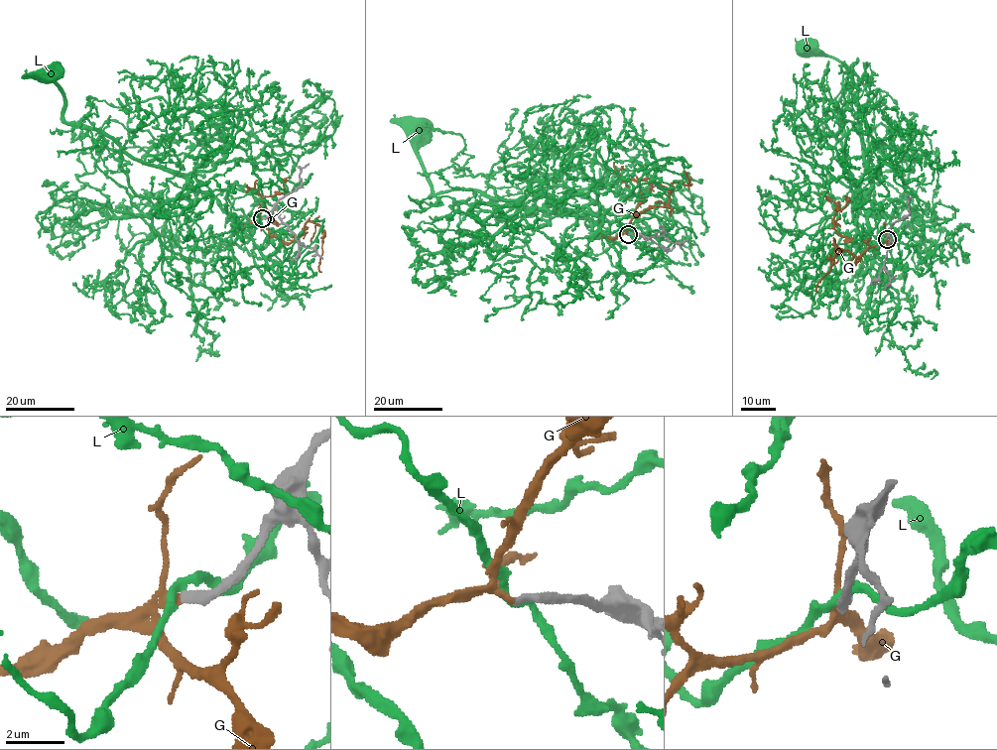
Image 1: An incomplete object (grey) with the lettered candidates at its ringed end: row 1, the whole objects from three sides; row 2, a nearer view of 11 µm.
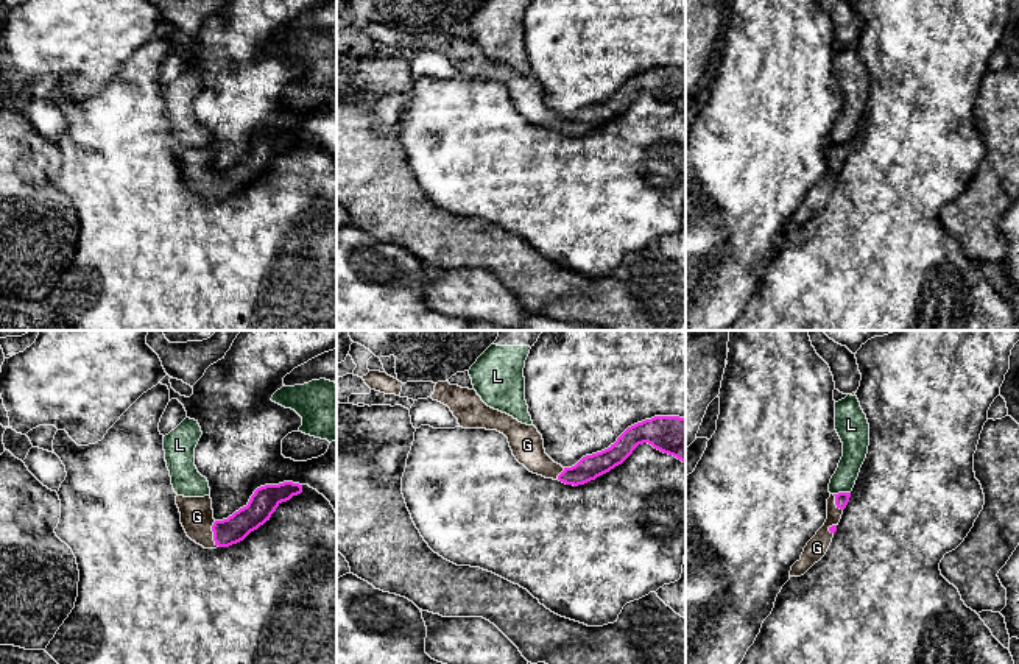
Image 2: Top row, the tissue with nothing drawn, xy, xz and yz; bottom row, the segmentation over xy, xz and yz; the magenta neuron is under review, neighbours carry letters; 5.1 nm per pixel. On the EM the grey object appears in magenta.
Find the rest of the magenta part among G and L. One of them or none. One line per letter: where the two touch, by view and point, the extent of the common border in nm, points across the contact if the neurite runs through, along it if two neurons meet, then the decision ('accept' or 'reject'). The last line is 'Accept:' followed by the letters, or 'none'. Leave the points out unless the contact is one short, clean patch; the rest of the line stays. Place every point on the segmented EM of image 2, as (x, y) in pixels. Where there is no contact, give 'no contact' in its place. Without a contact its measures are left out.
G: xy (214, 533) | 140 nm | across xy (234, 529), (225, 533), (214, 533), (197, 516) | accept
L: yz (842, 493) | 90 nm | along yz (849, 491), (834, 494) | reject
Accept: G

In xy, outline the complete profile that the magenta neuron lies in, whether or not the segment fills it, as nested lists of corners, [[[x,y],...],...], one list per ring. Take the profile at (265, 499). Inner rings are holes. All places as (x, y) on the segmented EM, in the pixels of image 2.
[[[284,482],[254,491],[246,507],[223,521],[213,519],[212,499],[176,496],[187,536],[204,549],[229,547],[257,530],[282,503],[302,493],[302,485]]]

